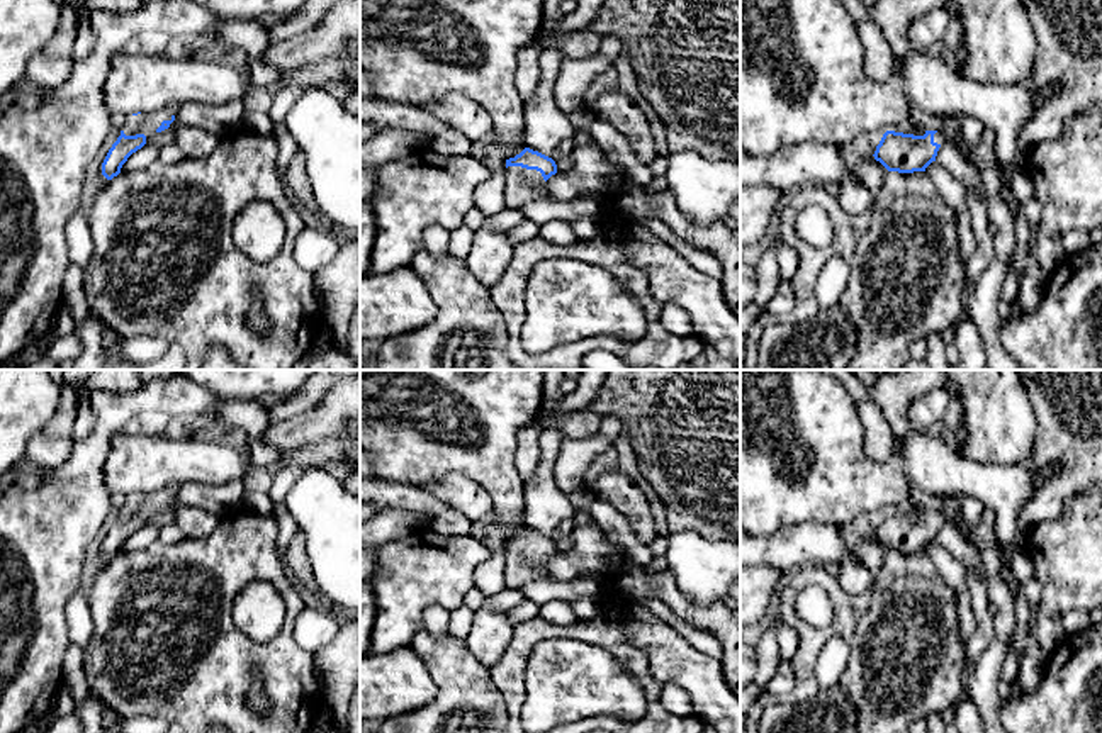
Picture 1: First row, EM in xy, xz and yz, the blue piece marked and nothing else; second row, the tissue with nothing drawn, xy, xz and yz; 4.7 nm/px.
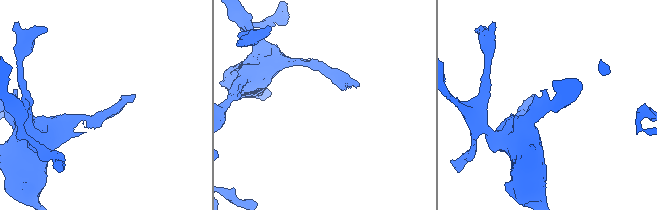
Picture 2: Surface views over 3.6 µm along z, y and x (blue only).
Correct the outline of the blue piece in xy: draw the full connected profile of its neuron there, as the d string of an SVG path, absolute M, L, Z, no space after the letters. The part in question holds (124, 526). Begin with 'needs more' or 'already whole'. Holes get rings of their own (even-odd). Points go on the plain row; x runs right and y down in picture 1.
needs more; M165 487L156 492L138 492L126 497L126 506L121 511L121 516L112 524L102 543L102 555L107 560L117 557L122 545L132 533L141 529L155 512L161 512L170 507L170 504L175 501L175 494L177 487Z

